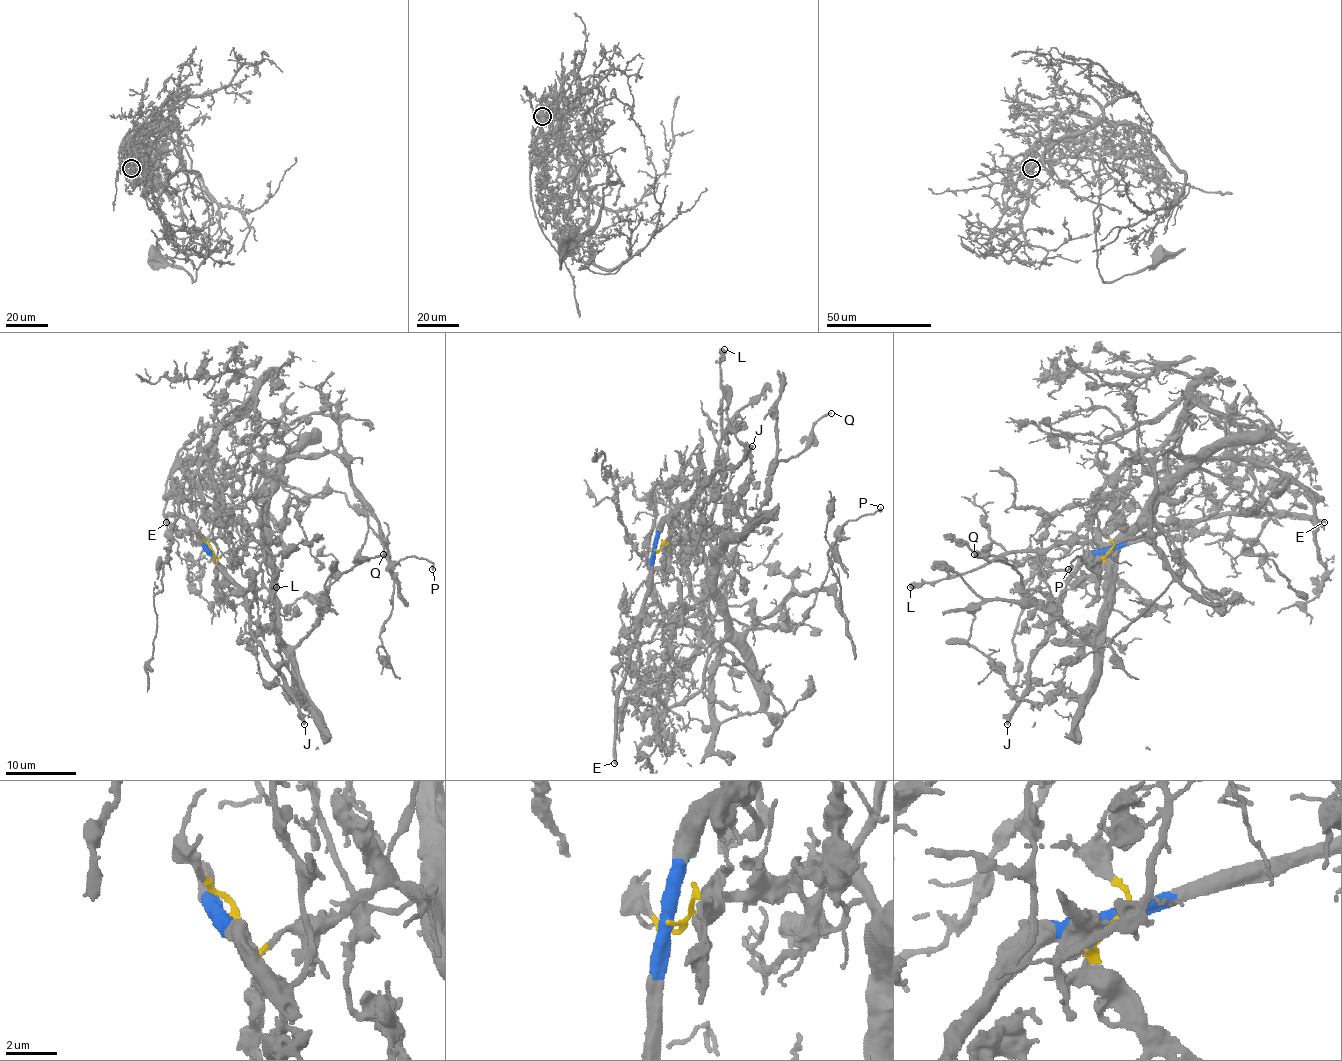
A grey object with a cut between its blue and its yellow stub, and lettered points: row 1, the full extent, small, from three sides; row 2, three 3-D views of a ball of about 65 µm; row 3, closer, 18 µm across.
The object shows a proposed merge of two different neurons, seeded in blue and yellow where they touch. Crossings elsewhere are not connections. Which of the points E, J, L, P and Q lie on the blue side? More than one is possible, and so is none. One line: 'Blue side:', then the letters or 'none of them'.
Blue side: E, J

